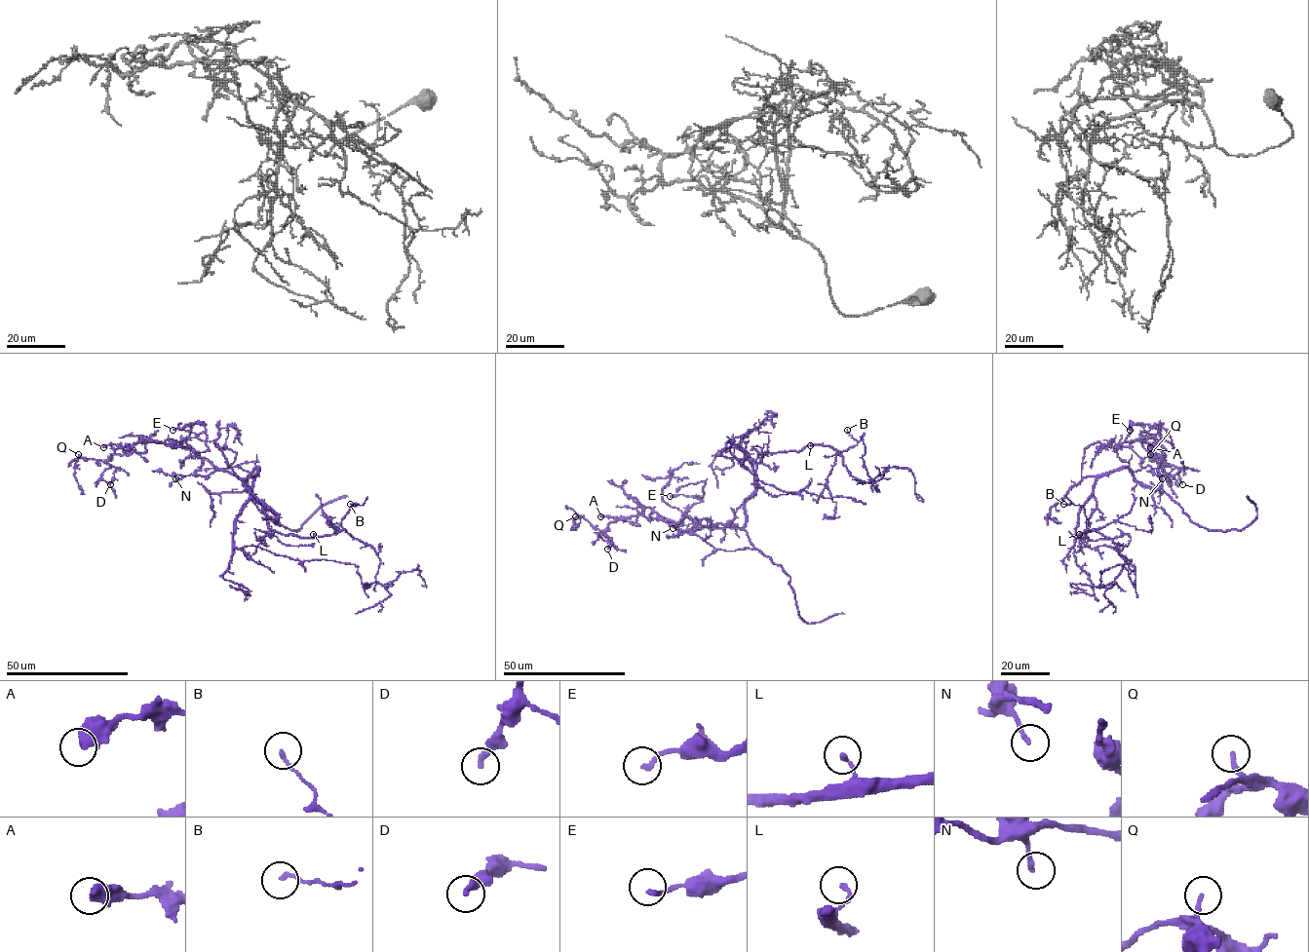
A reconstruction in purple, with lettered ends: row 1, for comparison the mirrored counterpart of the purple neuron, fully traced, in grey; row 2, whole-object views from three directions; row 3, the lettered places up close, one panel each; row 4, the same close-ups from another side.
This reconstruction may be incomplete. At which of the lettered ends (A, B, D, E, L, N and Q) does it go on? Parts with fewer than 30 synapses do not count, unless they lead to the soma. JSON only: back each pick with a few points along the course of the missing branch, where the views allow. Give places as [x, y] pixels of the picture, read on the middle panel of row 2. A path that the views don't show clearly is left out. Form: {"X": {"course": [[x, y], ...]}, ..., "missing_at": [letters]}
{"missing_at": []}

